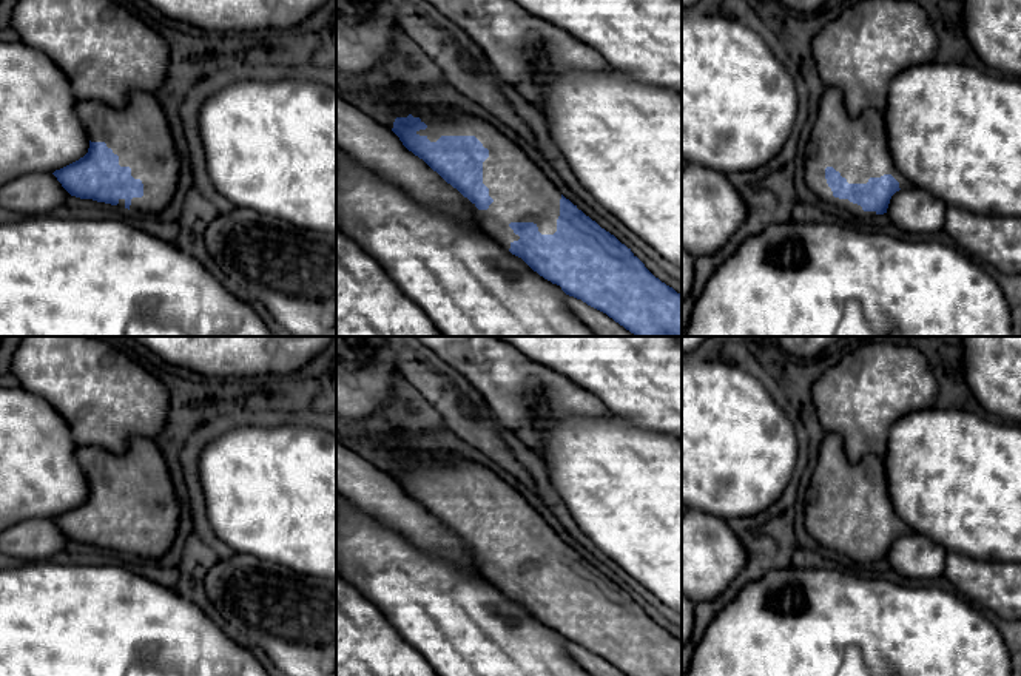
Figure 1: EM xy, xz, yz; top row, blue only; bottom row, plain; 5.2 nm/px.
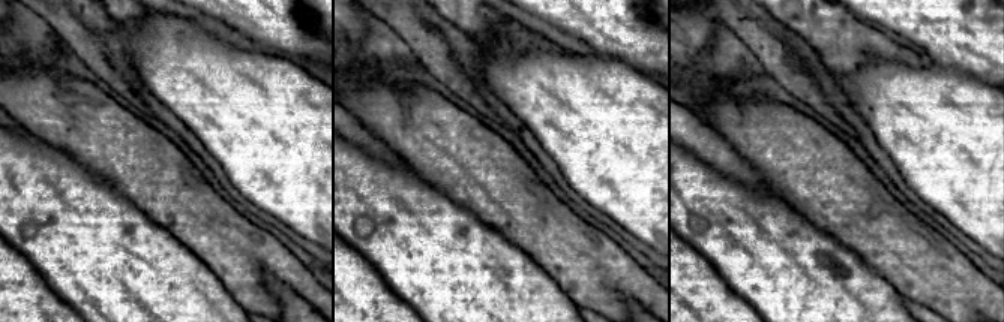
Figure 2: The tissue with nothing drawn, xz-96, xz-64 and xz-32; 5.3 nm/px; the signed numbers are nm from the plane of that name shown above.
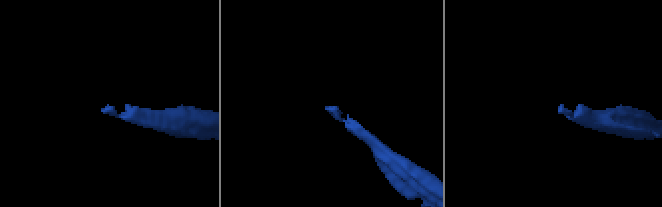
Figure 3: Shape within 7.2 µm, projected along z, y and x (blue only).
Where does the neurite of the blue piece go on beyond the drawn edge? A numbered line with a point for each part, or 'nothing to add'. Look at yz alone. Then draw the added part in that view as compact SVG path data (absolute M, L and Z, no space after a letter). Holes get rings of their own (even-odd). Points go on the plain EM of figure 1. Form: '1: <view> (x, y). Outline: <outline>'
1: yz (858, 493). Outline: M827 432L821 441L804 511L805 528L825 553L837 559L848 559L856 565L874 562L876 557L864 557L861 551L833 542L825 525L827 512L839 517L848 529L867 529L870 523L891 520L901 536L913 532L890 502L882 458L865 455L851 463L842 438L834 432Z

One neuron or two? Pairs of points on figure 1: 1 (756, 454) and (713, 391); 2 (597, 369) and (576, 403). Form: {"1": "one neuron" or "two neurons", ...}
{"1": "one neuron", "2": "two neurons"}

